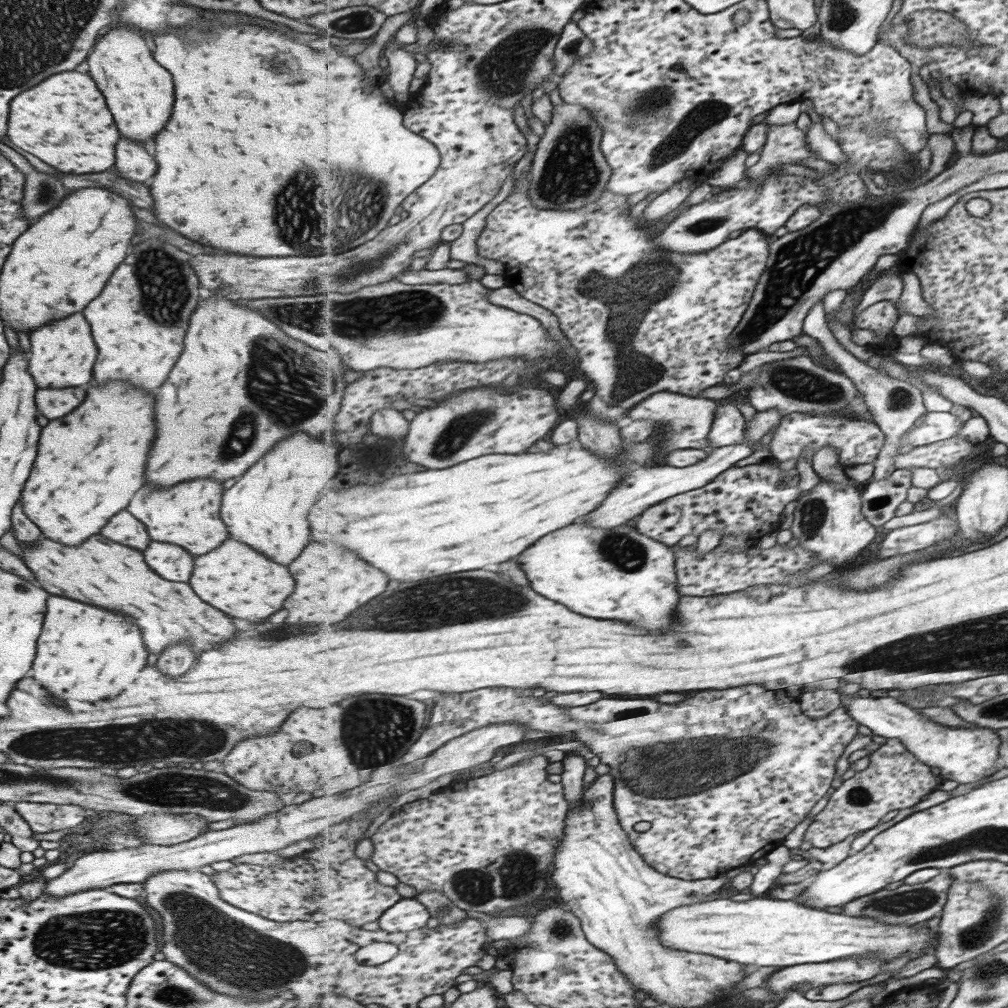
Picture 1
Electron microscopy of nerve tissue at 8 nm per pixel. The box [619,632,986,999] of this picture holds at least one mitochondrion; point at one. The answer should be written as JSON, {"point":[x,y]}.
{"point":[909,902]}

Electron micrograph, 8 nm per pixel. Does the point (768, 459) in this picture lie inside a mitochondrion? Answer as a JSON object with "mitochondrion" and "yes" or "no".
{"mitochondrion":"no"}

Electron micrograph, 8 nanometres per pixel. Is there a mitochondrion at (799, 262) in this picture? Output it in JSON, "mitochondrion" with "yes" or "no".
{"mitochondrion":"yes"}

